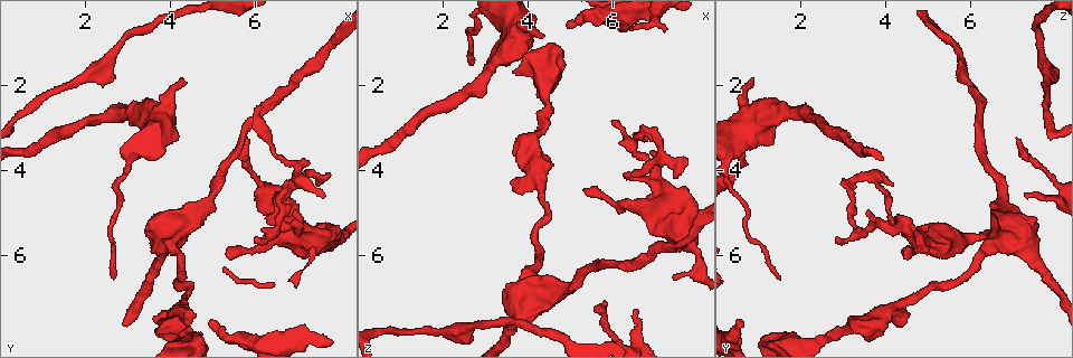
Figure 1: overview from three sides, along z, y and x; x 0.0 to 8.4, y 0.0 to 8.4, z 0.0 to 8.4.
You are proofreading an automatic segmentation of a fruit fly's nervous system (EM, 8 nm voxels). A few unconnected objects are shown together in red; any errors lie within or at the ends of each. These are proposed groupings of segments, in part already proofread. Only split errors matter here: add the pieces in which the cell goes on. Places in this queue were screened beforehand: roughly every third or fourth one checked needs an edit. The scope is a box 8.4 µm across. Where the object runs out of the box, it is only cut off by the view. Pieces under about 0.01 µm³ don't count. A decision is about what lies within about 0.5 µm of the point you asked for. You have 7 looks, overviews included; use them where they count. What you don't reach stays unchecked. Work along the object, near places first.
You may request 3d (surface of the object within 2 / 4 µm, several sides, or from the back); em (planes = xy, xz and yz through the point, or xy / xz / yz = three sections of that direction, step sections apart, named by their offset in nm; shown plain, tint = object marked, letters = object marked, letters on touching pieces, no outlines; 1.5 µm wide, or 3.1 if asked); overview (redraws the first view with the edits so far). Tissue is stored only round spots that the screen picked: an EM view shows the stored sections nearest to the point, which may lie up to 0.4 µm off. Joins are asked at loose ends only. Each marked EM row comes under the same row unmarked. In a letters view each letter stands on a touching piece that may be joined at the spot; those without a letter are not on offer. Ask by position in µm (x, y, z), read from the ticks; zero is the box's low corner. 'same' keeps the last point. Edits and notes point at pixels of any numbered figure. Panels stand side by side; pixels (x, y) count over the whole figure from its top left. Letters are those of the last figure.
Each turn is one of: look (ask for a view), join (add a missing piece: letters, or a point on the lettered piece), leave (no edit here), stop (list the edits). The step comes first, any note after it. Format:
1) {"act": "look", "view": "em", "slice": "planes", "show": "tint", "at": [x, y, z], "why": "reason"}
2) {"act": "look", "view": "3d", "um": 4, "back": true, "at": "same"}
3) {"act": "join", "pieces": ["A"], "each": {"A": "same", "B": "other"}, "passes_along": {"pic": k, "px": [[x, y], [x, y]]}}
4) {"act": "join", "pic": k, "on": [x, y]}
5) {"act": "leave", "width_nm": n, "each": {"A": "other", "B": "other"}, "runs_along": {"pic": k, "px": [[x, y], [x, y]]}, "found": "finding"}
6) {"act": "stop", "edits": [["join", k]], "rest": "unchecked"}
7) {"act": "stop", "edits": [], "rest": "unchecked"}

{"act": "look", "view": "3d", "um": 4, "back": true, "at": [6.55, 4.60, 7.30], "why": "an open end"}

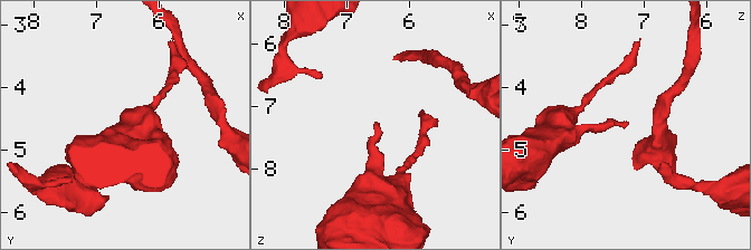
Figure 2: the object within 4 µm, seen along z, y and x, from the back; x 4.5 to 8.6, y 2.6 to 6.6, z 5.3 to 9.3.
{"act": "look", "view": "em", "slice": "planes", "show": "letters", "at": [6.55, 4.60, 7.30]}

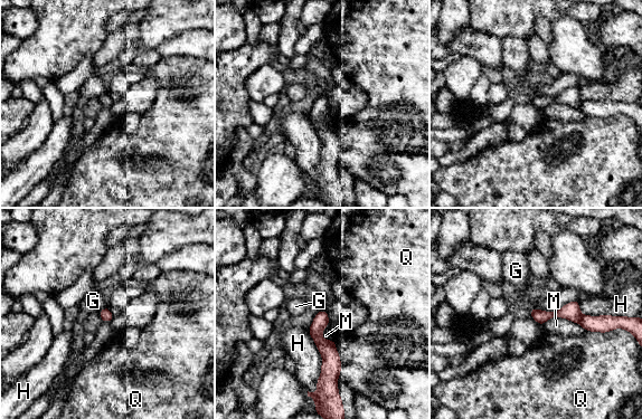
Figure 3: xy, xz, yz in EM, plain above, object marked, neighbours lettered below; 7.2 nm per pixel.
{"act": "leave", "each": {"G": "other", "H": "other", "M": "other", "Q": "other"}, "border": {"pic": 3, "px": [[106, 305], [98, 312]]}, "found": "no lettered piece goes on from it"}

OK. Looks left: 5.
{"act": "look", "view": "em", "slice": "planes", "show": "letters", "at": [4.95, 7.60, 0.60], "why": "branch stops here"}

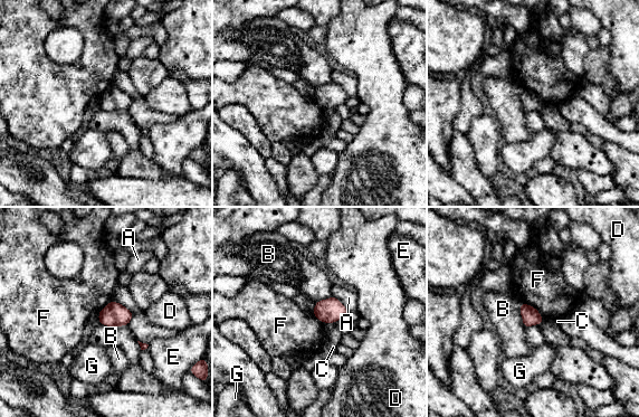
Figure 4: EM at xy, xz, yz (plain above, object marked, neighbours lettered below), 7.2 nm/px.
{"act": "leave", "each": {"A": "other", "B": "other", "C": "other", "D": "other", "E": "other", "F": "other", "G": "other"}, "border": {"pic": 4, "px": [[521, 302], [532, 305], [544, 318]]}, "found": "no lettered piece goes on from it"}

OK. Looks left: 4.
{"act": "look", "view": "3d", "um": 2, "back": true, "at": [5.40, 6.10, 4.40], "why": "free end"}

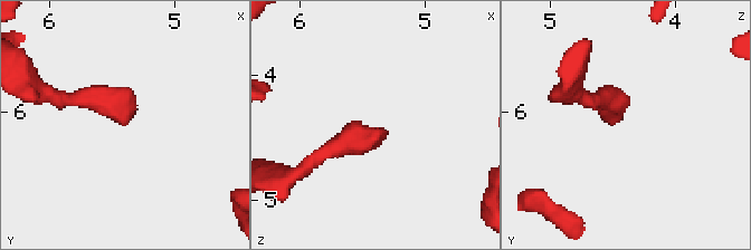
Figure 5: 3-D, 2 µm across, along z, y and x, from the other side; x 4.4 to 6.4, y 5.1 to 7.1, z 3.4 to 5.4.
{"act": "look", "view": "em", "slice": "planes", "show": "letters", "at": [5.40, 6.06, 4.42]}

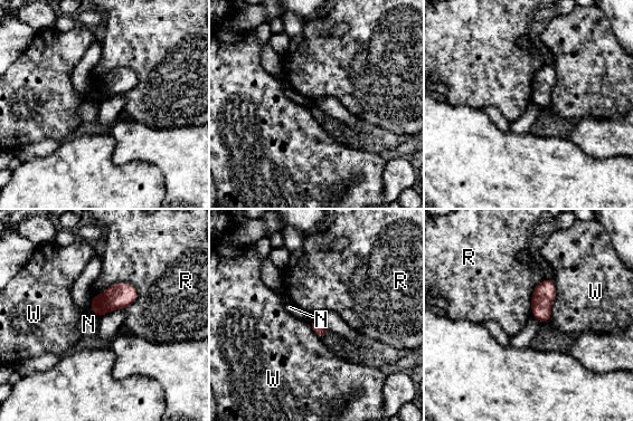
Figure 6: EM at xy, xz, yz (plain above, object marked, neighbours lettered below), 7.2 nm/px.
{"act": "leave", "each": {"N": "other", "R": "other", "W": "other"}, "border": {"pic": 6, "px": [[138, 290], [114, 283], [91, 299]]}, "found": "no lettered piece goes on from it"}

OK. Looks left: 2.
{"act": "stop", "edits": [], "rest": "unchecked"}

